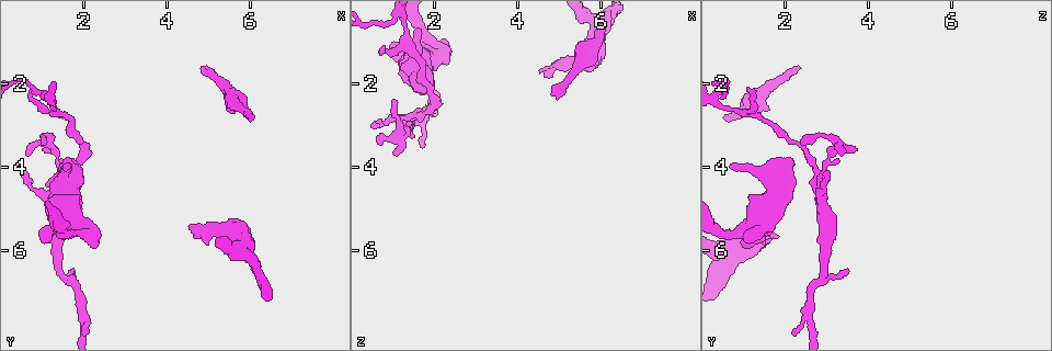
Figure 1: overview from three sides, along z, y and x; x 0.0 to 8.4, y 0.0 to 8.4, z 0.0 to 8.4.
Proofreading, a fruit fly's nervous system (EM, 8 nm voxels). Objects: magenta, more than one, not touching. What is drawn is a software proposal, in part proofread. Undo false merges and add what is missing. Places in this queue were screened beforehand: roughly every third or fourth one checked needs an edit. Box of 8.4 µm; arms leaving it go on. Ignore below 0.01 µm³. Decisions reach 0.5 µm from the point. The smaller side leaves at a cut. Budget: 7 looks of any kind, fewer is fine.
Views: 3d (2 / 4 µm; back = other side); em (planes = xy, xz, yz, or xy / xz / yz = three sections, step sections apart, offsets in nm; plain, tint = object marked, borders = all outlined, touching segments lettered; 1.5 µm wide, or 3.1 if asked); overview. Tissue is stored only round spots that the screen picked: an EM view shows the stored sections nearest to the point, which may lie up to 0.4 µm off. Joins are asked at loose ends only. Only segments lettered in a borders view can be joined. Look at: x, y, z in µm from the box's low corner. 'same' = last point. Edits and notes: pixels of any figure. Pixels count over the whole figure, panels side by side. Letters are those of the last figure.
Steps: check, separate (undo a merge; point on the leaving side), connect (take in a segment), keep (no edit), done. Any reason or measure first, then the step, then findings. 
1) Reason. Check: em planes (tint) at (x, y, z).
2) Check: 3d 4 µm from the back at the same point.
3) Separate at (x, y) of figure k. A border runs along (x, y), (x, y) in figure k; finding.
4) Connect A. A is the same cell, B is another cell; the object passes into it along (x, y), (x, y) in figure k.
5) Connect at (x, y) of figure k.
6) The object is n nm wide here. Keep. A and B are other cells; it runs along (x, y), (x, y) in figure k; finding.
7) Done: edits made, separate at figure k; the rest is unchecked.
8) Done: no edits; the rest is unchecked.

Tapers out. Check: em xy step 8 (tint) at (0.75, 2.05, 1.15).

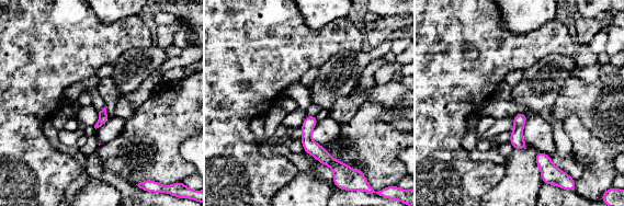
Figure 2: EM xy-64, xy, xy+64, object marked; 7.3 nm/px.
Check: em planes (borders) at the same point.

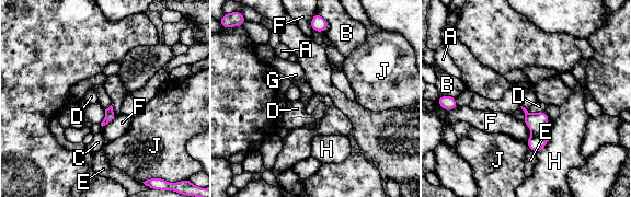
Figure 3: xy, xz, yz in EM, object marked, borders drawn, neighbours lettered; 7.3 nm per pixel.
Keep. A, B, C, D, E, F, G, H and J are other cells; a border runs along (526, 109), (545, 109) in figure 3; no lettered segment goes on from it.

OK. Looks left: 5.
An open end. Check: em planes (borders) at (1.55, 3.90, 0.70).

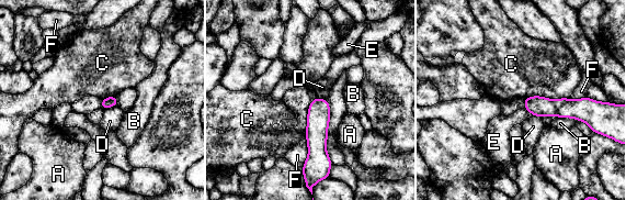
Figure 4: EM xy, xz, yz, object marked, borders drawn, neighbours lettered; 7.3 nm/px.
Keep. A, B, C, D, E and F are other cells; it runs along (317, 100), (318, 166) in figure 4; none of them fits.

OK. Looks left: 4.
Free end. Check: 3d 2 µm at (4.80, 1.65, 2.25).

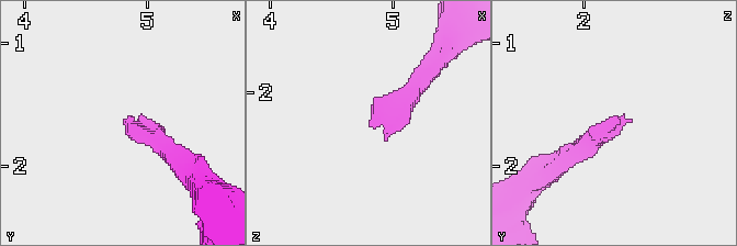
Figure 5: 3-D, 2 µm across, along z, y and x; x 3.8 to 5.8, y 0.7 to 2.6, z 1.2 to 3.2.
Need the tissue. Check: em xy step 4 (borders) at (4.82, 1.60, 2.28).

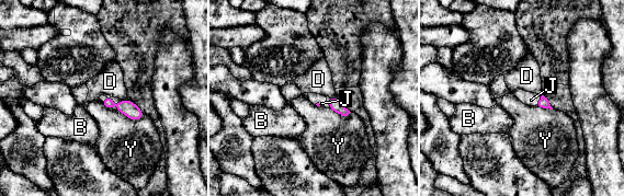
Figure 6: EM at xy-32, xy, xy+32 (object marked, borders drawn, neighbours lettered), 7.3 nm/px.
Another direction. Check: em planes (borders) at the same point.

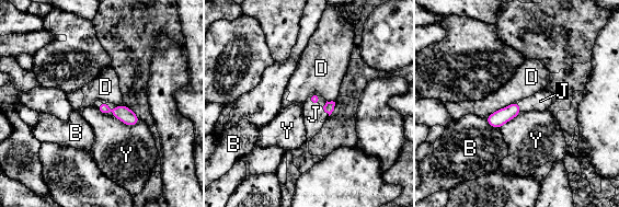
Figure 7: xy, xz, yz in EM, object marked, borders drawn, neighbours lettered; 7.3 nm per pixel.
Connect J. J is the same cell, B, D and Y are other cells; it goes on there.

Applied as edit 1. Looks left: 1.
Done: edits made, connect at figure 7; the rest is unchecked.

